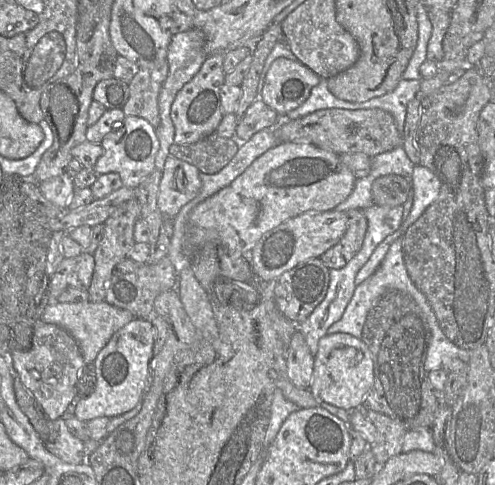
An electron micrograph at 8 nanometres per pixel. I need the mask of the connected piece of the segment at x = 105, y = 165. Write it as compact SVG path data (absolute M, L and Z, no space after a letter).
M126 116L121 125L103 138L101 145L104 152L93 168L98 175L116 172L124 186L136 189L141 181L156 169L155 158L160 144L155 128L144 118Z

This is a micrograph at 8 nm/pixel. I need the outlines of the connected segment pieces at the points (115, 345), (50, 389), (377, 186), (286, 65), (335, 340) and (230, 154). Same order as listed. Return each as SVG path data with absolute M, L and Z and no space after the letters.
M134 318L116 331L94 360L94 390L76 404L73 415L83 422L98 417L115 417L134 408L148 388L152 371L149 363L154 345L150 319Z
M39 320L35 325L31 348L13 352L10 360L16 376L36 399L47 418L62 418L75 396L78 371L84 364L80 347L71 334L56 324Z
M386 175L377 178L372 184L372 196L378 206L402 206L411 191L410 179L399 175Z
M275 59L264 80L259 98L280 117L299 107L321 77L300 61Z
M347 333L325 335L319 340L314 356L309 390L318 402L353 411L360 409L374 384L374 363L364 342Z
M213 132L192 144L173 143L169 153L194 165L203 174L215 174L232 160L239 146L235 137L225 138Z

